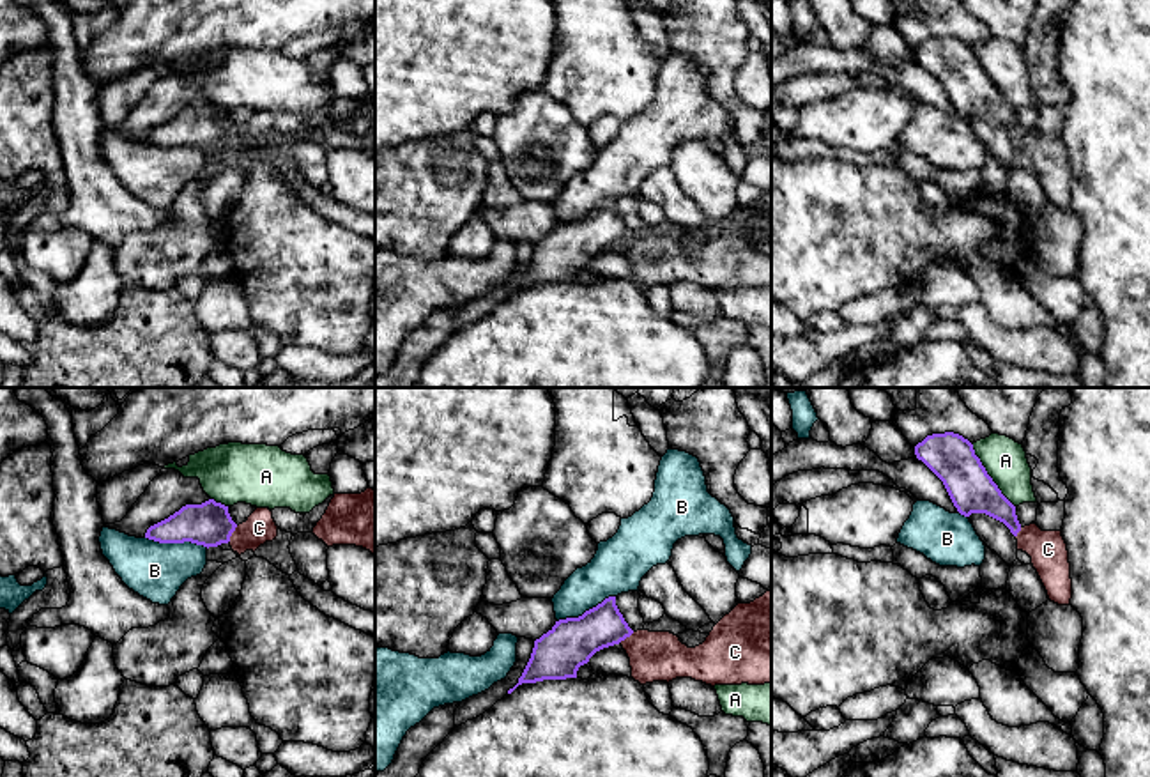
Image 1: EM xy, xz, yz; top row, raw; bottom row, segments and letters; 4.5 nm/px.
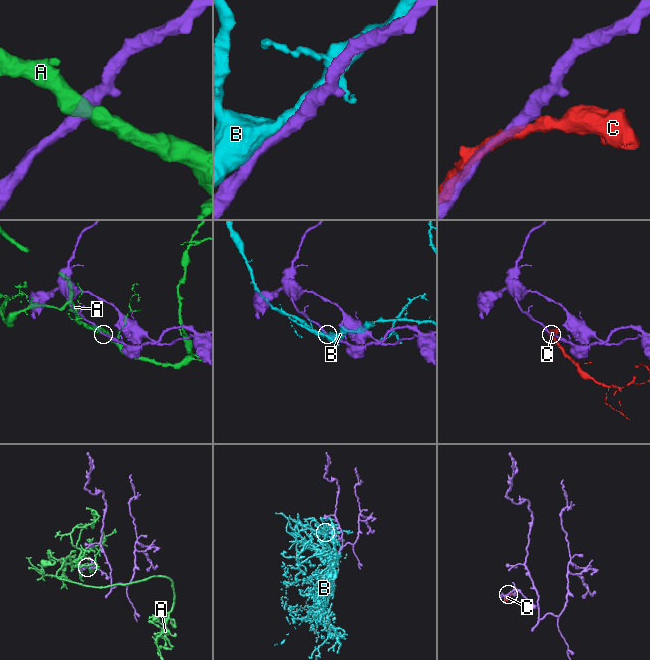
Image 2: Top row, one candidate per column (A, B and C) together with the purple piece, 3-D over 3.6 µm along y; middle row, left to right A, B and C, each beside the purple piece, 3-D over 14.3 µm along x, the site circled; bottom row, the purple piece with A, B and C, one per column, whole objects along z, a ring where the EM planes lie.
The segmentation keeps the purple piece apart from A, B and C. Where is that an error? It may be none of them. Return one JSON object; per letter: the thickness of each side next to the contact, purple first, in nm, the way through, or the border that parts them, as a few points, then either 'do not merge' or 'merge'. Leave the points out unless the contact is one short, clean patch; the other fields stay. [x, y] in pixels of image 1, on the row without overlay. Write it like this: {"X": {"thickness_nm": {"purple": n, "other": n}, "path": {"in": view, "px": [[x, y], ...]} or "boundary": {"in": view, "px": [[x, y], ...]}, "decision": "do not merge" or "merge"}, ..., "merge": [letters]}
{"A": {"thickness_nm": {"purple": 220, "other": 190}, "boundary": {"in": "yz", "px": [[972, 48], [986, 76], [1014, 110]]}, "decision": "do not merge"}, "B": {"thickness_nm": {"purple": 200, "other": 260}, "decision": "do not merge"}, "C": {"thickness_nm": {"purple": 200, "other": 140}, "boundary": {"in": "xy", "px": [[237, 130], [227, 146]]}, "decision": "do not merge"}, "merge": []}

